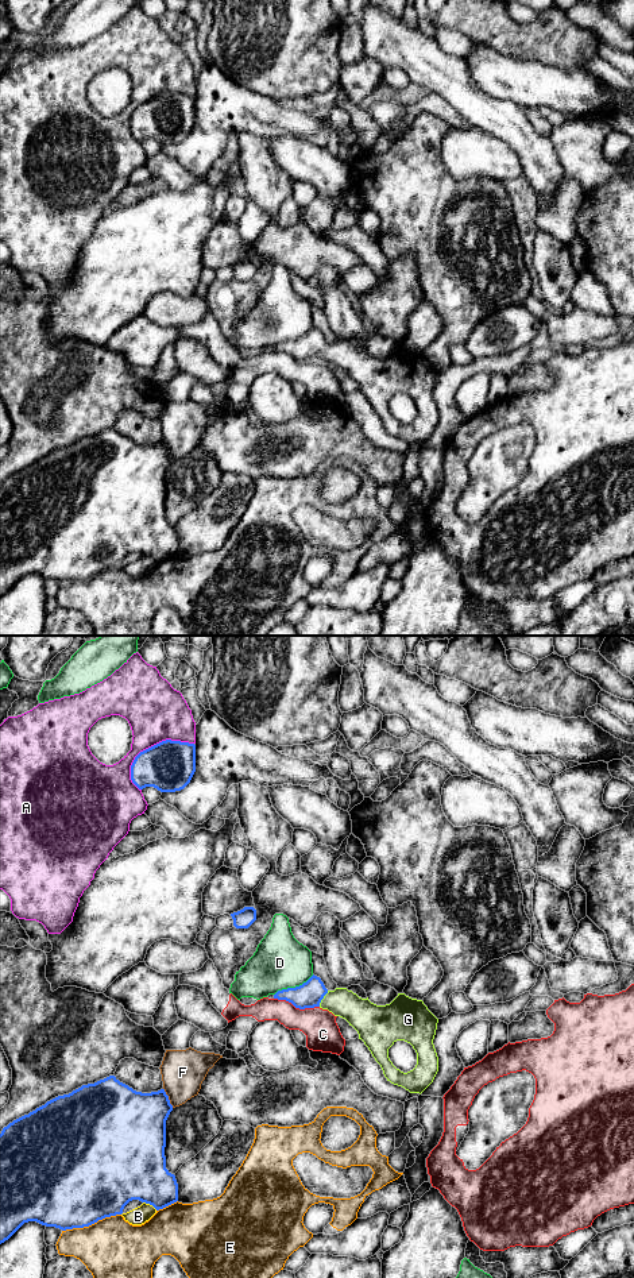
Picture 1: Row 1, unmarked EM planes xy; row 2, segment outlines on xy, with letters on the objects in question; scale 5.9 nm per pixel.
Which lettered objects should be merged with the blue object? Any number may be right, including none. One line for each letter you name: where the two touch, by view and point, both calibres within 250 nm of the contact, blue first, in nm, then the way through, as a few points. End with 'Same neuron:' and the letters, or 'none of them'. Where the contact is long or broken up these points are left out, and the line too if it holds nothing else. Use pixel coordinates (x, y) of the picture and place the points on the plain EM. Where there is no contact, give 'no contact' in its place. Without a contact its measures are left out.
G: meets blue in xy at (323, 350); 160 nm thick on the blue side, 180 nm on the other; runs through xy (309, 347), (323, 350), (341, 354), (360, 366)
Same neuron: G

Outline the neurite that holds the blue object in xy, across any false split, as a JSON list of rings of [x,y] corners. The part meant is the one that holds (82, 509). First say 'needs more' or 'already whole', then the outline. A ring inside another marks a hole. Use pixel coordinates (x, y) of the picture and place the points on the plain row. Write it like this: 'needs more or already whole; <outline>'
already whole; [[[109,428],[94,436],[82,437],[69,447],[58,448],[35,463],[24,467],[7,479],[0,486],[0,596],[8,592],[24,575],[36,574],[46,579],[55,579],[62,583],[89,579],[105,569],[121,567],[124,559],[132,553],[152,557],[156,563],[178,553],[178,536],[175,528],[166,521],[166,472],[173,463],[165,441],[151,445],[136,444],[120,435],[115,428]]]

